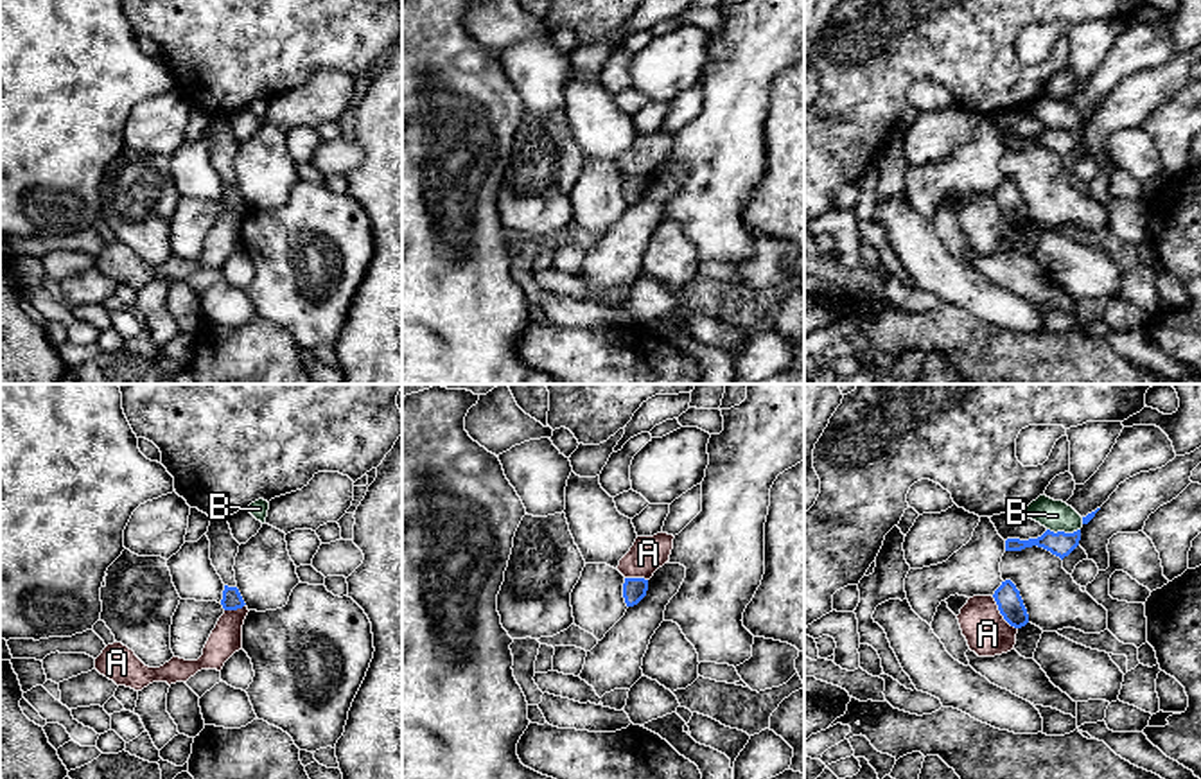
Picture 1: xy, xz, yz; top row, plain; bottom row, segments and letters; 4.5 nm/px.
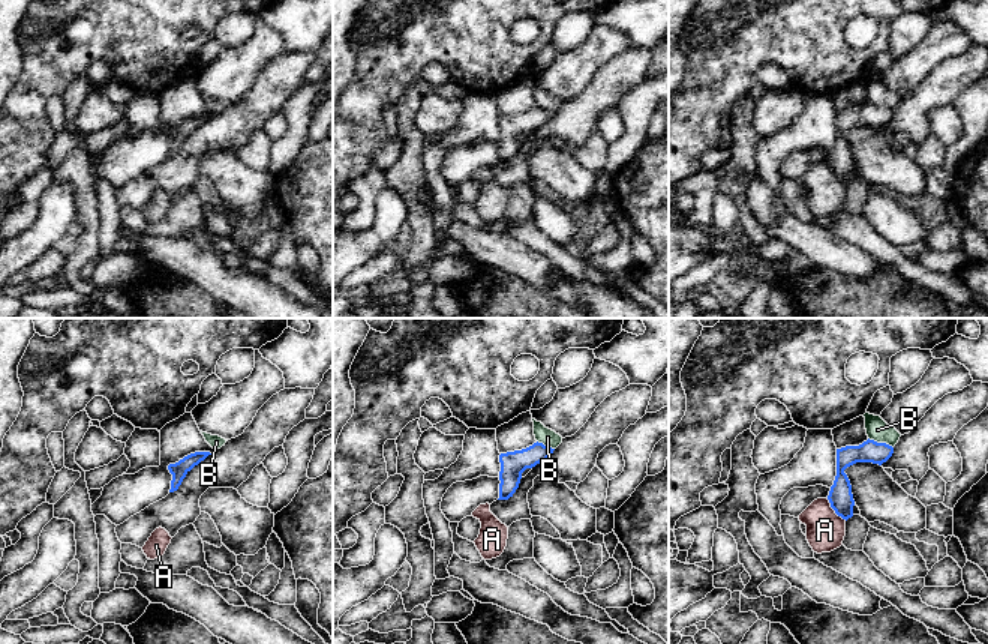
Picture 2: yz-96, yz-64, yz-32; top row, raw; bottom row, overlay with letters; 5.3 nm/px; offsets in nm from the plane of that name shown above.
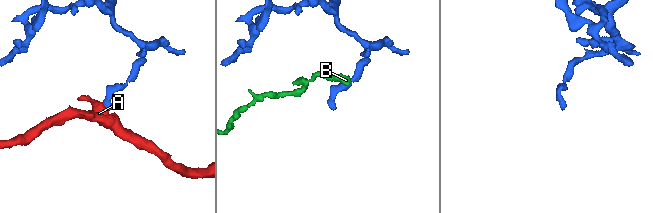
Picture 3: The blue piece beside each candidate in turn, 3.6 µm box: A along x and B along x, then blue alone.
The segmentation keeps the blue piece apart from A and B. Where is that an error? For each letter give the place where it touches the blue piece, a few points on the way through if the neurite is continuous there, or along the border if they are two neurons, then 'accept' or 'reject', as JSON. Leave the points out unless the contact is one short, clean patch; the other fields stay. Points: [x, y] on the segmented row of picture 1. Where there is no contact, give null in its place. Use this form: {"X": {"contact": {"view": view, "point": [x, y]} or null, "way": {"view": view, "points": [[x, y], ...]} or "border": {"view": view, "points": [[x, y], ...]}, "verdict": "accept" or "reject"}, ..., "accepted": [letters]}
{"A": {"contact": {"view": "yz", "point": [1000, 612]}, "border": {"view": "yz", "points": [[991, 596], [999, 612], [1016, 629]]}, "verdict": "reject"}, "B": {"contact": {"view": "yz", "point": [1063, 532]}, "border": {"view": "yz", "points": [[1047, 528], [1054, 532], [1079, 530]]}, "verdict": "reject"}, "accepted": []}

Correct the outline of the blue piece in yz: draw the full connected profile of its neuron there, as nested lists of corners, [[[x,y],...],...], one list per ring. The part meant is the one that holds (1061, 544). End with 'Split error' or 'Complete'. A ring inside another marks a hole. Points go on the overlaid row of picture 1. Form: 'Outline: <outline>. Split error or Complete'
Outline: [[[1047,530],[1038,538],[1029,538],[1029,540],[1007,538],[1005,551],[1021,551],[1025,547],[1038,546],[1063,560],[1079,546],[1079,540],[1081,540],[1081,530],[1077,530],[1074,533],[1065,533],[1065,531],[1054,533],[1054,531]]]. Complete

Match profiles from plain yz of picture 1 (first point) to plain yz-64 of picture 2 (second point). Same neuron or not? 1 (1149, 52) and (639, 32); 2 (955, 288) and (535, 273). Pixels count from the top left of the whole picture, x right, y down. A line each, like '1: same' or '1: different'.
1: different
2: same

